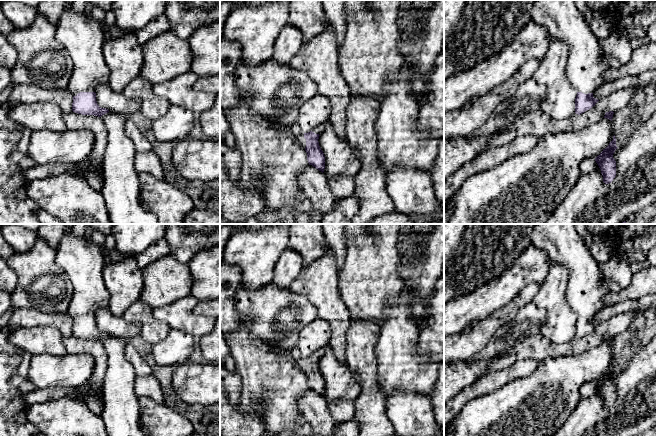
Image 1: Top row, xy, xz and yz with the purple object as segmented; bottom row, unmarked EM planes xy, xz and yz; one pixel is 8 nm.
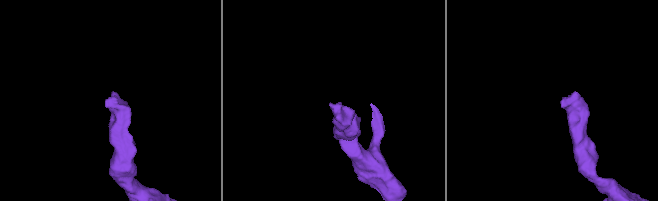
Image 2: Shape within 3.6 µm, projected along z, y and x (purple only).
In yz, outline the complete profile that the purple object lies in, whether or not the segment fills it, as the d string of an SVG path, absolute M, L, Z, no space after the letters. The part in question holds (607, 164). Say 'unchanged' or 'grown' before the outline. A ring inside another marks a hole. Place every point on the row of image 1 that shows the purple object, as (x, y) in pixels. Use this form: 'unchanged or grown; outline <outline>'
unchanged; outline M614 135L613 140L609 145L595 158L595 161L601 170L603 182L605 184L611 183L616 176L616 161L613 158L613 154L617 148Z

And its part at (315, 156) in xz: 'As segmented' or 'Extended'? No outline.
Extended

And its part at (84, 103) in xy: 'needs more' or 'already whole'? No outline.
needs more

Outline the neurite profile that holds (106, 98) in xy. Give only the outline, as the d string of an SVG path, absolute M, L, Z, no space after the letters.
M101 84L96 88L96 101L99 107L120 113L125 117L140 110L141 100L127 99L122 94L115 94L109 84Z

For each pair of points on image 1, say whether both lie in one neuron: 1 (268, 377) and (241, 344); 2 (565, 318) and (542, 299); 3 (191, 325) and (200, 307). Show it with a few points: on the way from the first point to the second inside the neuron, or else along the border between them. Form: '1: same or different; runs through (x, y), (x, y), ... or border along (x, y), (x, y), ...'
1: same; runs through (264, 369), (249, 352)
2: same; runs through (559, 312), (548, 301)
3: different; border along (197, 301), (193, 311), (196, 314), (209, 317)

